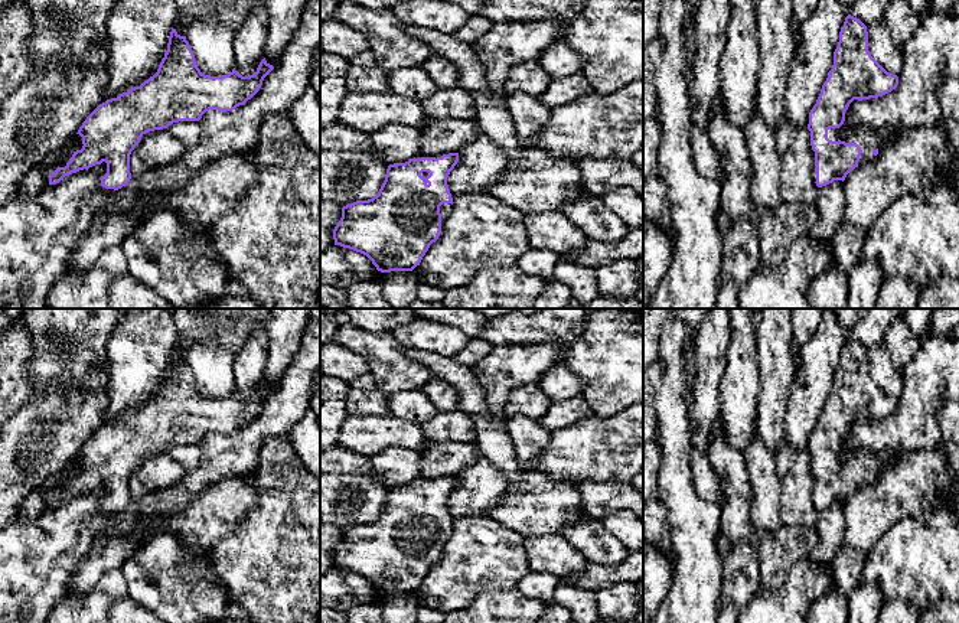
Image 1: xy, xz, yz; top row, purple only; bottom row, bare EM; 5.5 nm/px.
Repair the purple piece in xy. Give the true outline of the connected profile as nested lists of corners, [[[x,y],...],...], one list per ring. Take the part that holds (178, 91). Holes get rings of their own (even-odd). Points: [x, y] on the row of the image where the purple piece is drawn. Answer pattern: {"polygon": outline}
{"polygon": [[[172,27],[167,50],[157,72],[117,98],[100,104],[82,123],[78,133],[82,137],[82,149],[74,151],[65,167],[49,174],[49,185],[59,183],[65,176],[107,163],[107,173],[101,177],[101,186],[118,190],[130,179],[130,154],[141,137],[154,130],[167,128],[179,121],[199,121],[209,110],[222,112],[232,111],[251,100],[261,88],[264,78],[274,69],[265,58],[260,62],[257,72],[249,76],[239,75],[235,68],[222,76],[211,76],[196,66],[195,55],[186,36],[180,36]]]}

